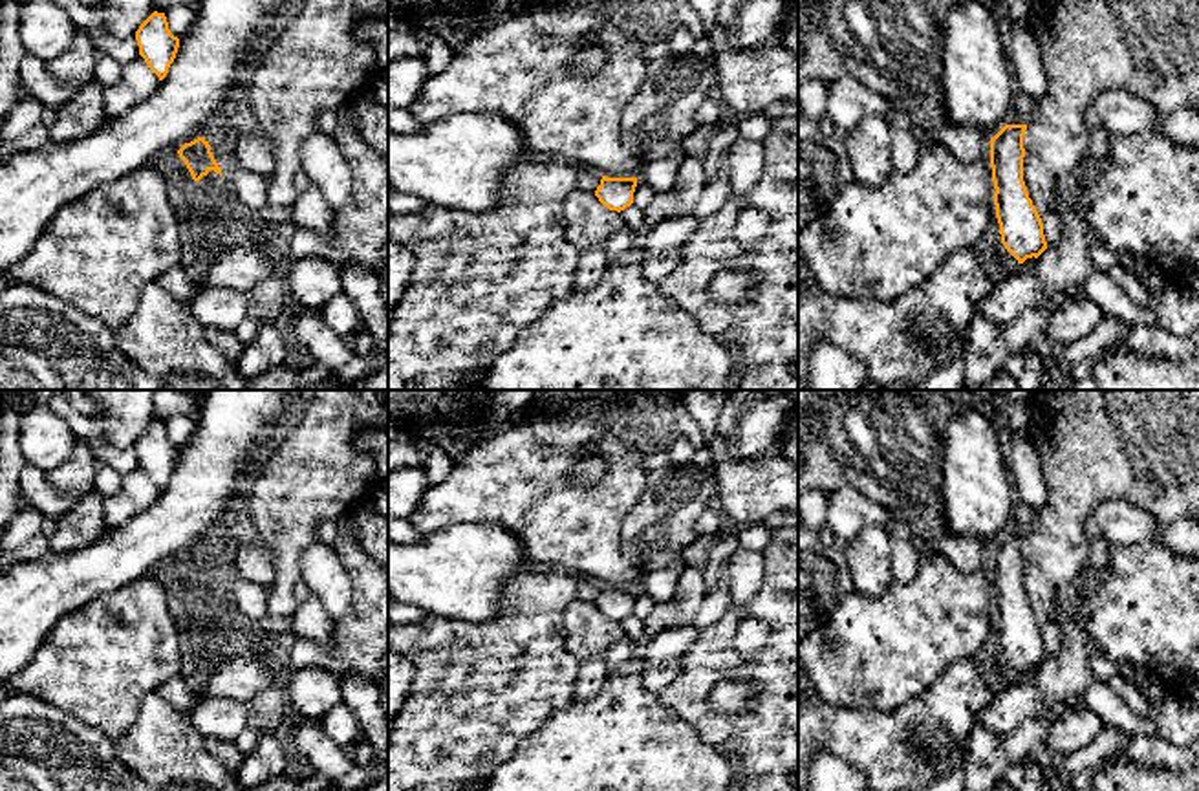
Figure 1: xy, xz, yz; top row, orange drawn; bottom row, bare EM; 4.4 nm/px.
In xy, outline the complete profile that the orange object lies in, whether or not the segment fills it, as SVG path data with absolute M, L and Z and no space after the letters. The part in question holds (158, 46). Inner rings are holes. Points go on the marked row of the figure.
M154 11L135 31L135 40L139 55L163 81L179 48L179 38L170 33L165 13Z

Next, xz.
M602 176L600 185L595 190L595 196L610 211L621 212L633 203L635 187L637 178Z

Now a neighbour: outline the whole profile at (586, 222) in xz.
M575 189L564 200L564 236L578 249L604 247L606 240L624 229L621 212L604 207L595 192Z

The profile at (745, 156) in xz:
M740 135L727 150L727 167L730 196L749 196L762 178L763 143Z

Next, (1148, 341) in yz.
M1131 326L1122 346L1140 357L1184 359L1199 357L1199 330L1177 335L1162 326Z

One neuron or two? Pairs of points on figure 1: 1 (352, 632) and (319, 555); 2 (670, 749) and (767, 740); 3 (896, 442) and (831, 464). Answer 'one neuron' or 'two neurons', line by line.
1: two neurons
2: two neurons
3: one neuron

